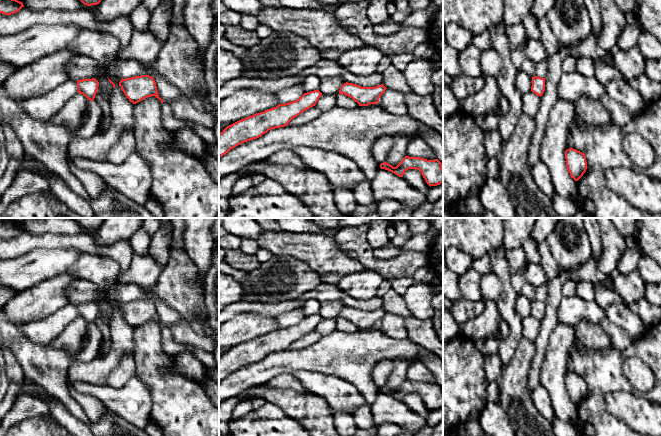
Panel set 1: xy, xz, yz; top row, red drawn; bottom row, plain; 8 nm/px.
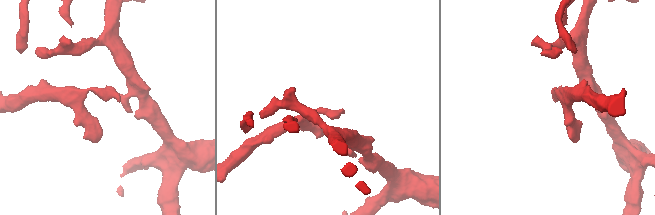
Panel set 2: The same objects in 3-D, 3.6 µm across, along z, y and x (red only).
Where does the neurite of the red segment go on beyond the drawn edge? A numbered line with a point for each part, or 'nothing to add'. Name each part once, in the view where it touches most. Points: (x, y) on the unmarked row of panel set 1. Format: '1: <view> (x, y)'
nothing to add

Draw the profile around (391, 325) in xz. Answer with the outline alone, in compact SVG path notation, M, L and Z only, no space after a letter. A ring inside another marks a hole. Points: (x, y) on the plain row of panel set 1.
M387 312L379 322L378 328L387 336L398 340L407 339L408 333L404 318Z

